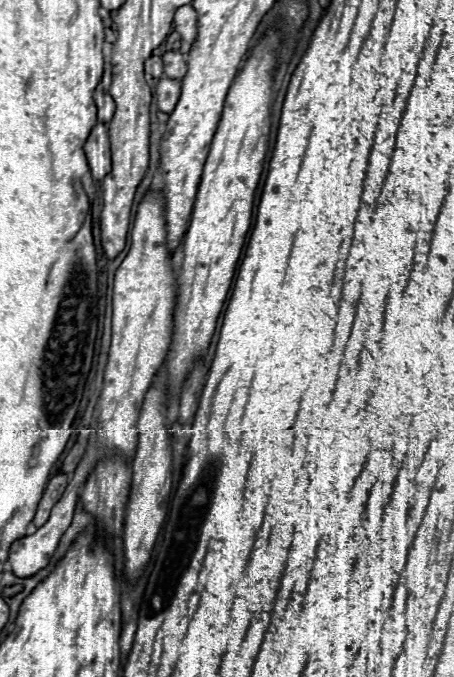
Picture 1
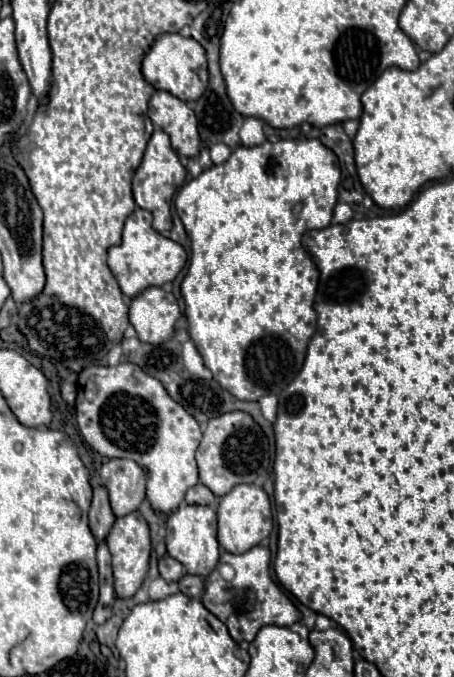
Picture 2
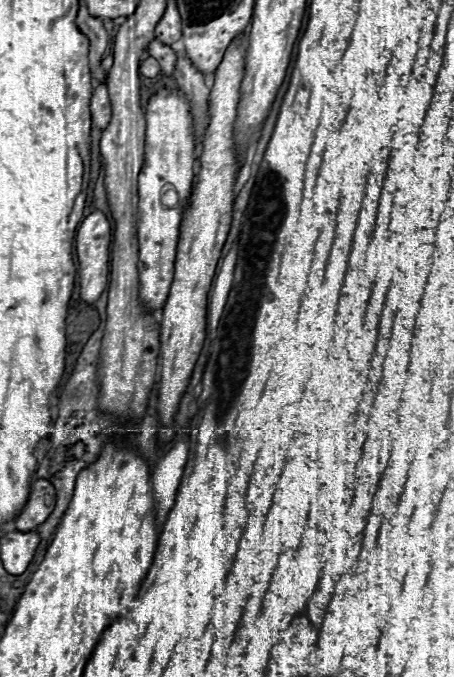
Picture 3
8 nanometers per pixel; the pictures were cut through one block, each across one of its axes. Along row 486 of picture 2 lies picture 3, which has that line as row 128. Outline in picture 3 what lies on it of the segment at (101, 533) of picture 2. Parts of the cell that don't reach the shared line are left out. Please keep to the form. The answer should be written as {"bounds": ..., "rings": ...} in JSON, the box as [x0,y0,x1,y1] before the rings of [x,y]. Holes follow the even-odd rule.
{"bounds":[90,84,110,130],"rings":[[[100,84],[94,90],[92,102],[90,102],[90,112],[92,112],[94,126],[98,130],[104,130],[108,126],[108,122],[110,122],[110,100],[108,100],[108,92],[106,92],[104,84]]]}

